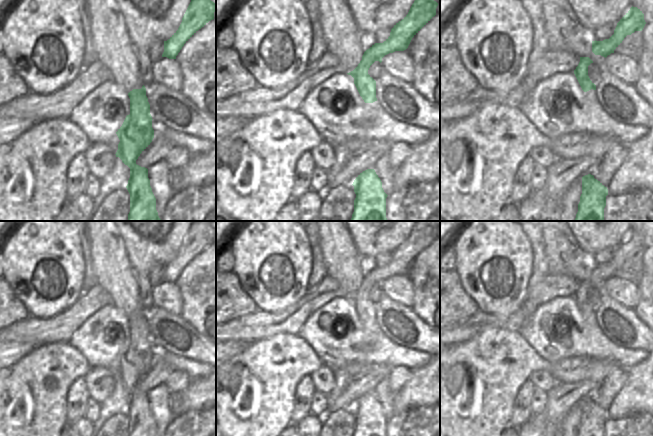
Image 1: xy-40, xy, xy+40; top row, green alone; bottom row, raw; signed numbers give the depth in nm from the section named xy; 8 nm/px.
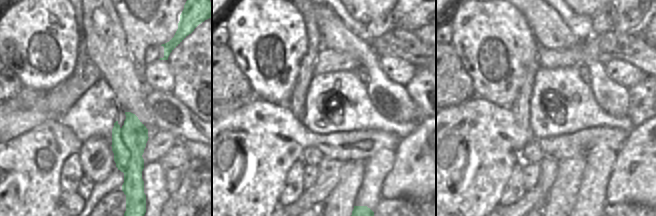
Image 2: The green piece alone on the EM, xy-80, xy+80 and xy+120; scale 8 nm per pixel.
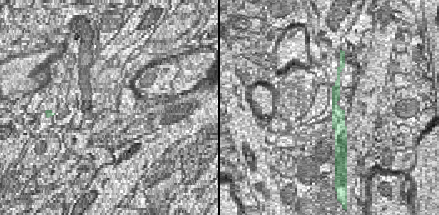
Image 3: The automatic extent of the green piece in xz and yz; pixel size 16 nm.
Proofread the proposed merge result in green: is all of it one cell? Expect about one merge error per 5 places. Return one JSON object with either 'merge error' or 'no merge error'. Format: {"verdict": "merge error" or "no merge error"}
{"verdict": "no merge error"}

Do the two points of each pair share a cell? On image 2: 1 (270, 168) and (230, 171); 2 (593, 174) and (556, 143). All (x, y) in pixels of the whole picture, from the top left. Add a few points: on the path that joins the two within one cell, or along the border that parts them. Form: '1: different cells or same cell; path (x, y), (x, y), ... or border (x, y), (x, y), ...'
1: same cell; path (260, 168), (240, 168)
2: different cells; border (607, 147), (592, 151), (586, 158)

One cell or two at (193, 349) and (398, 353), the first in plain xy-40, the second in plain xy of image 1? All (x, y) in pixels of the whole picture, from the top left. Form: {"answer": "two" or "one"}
{"answer": "two"}

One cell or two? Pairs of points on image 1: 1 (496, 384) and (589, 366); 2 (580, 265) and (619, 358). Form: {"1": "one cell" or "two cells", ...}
{"1": "one cell", "2": "two cells"}

